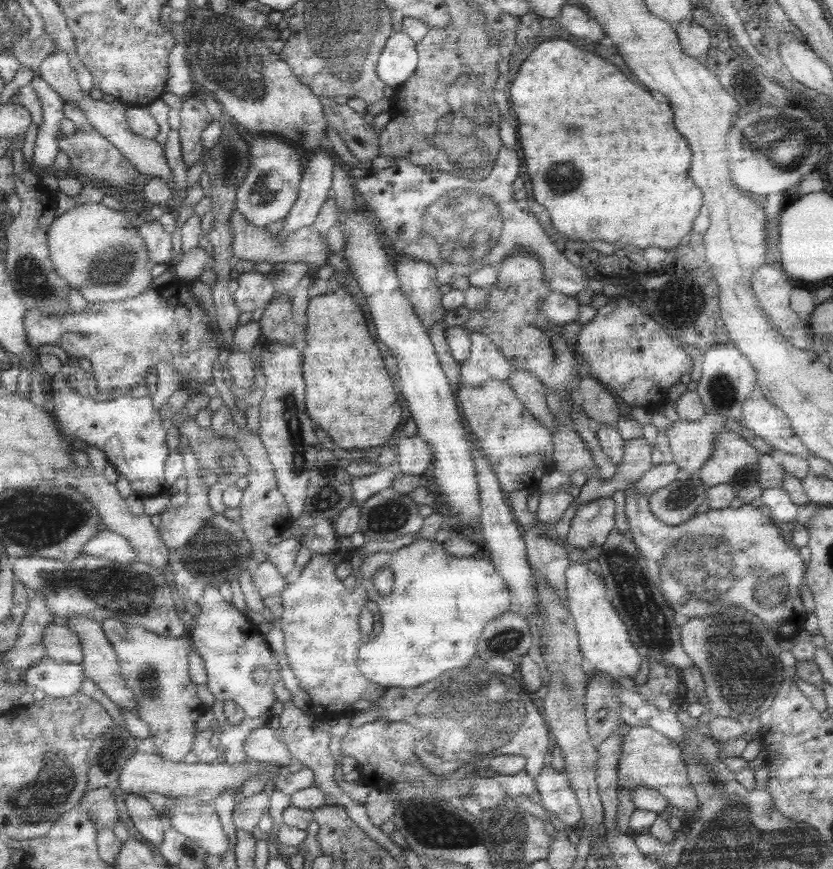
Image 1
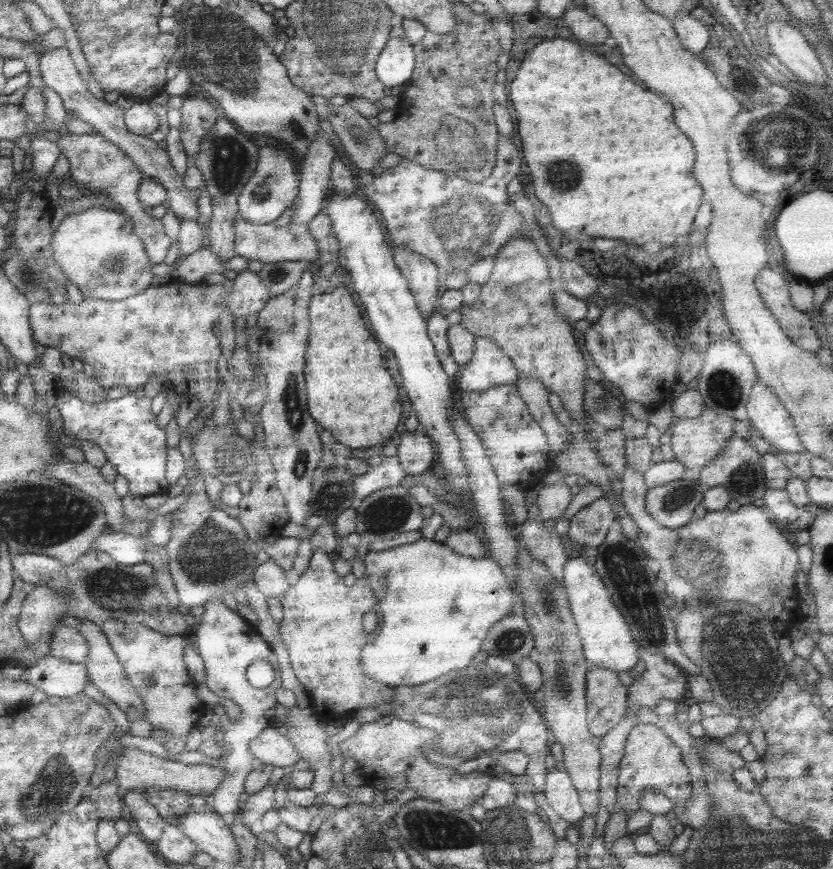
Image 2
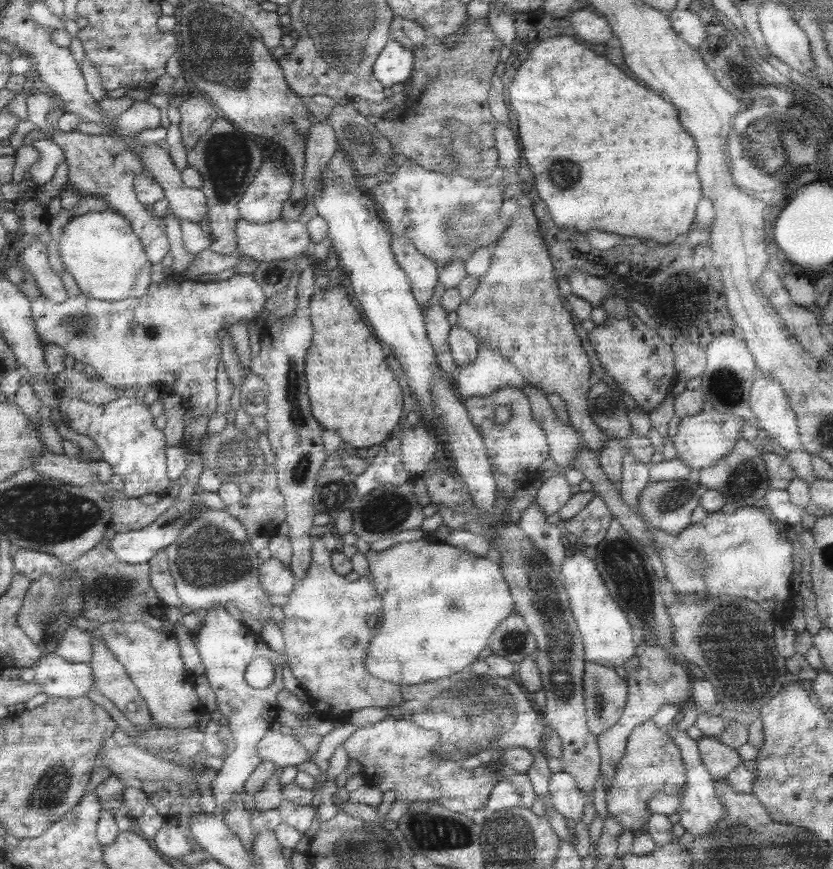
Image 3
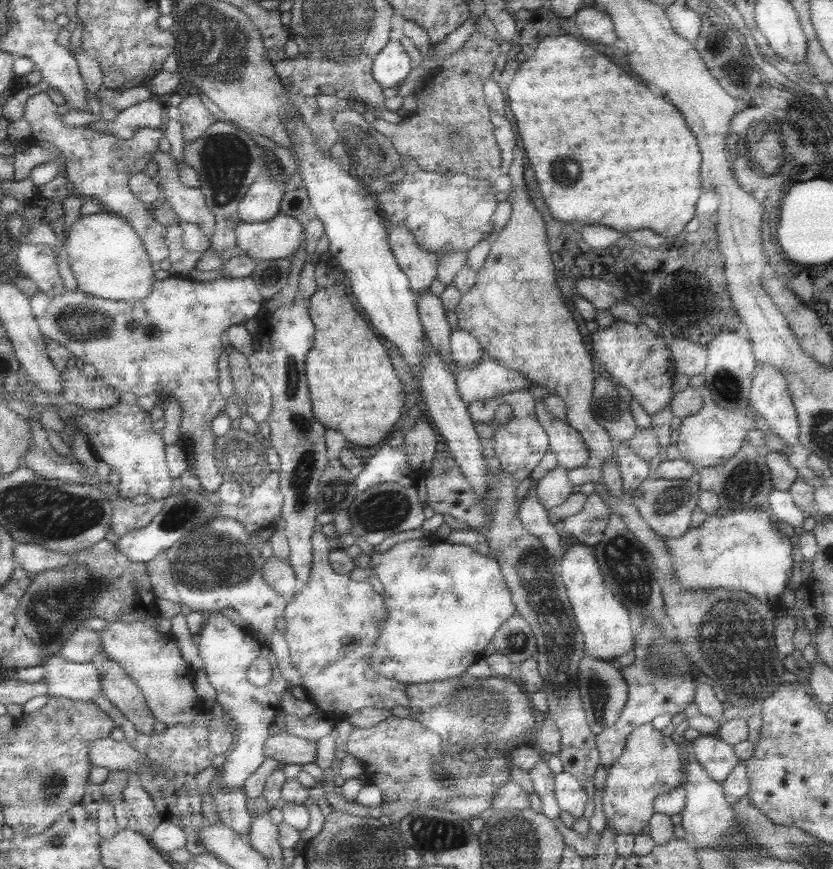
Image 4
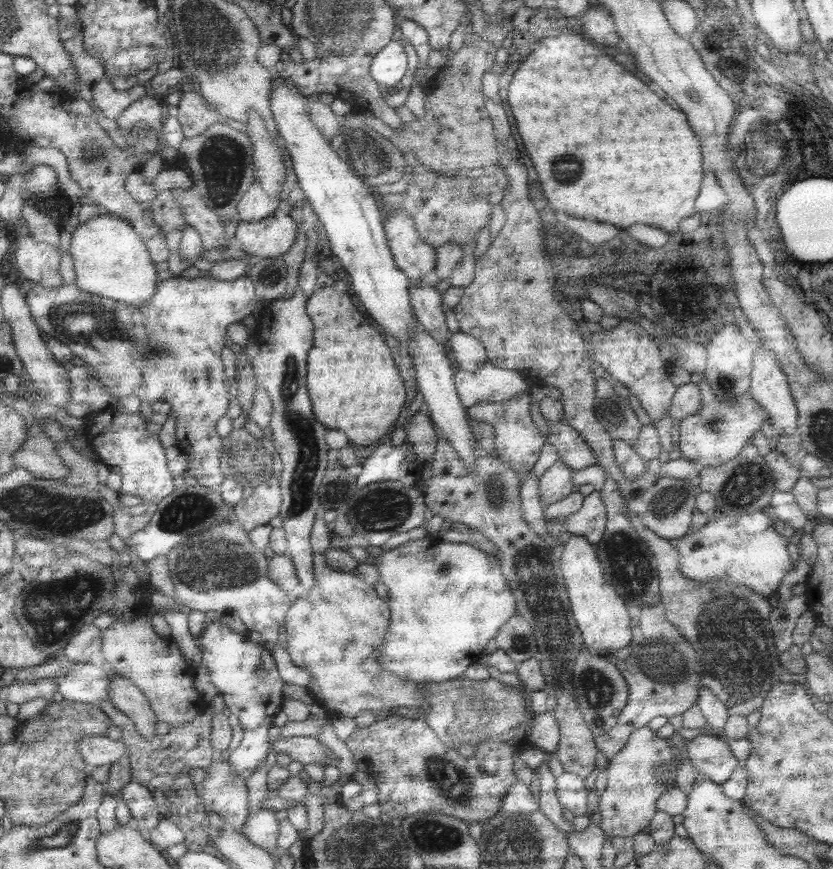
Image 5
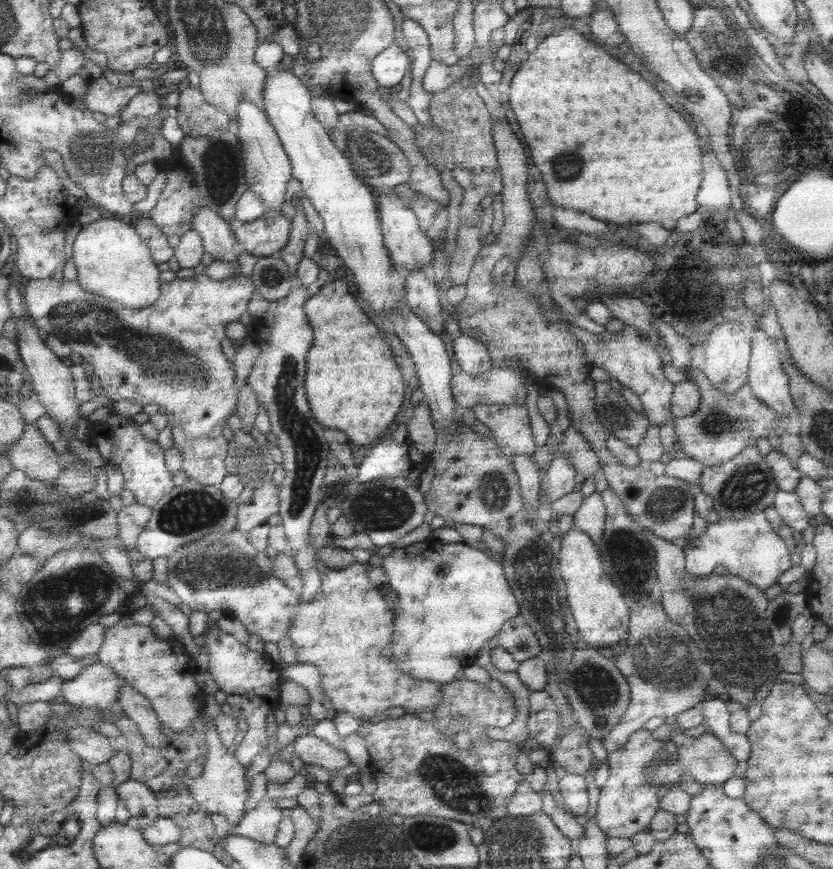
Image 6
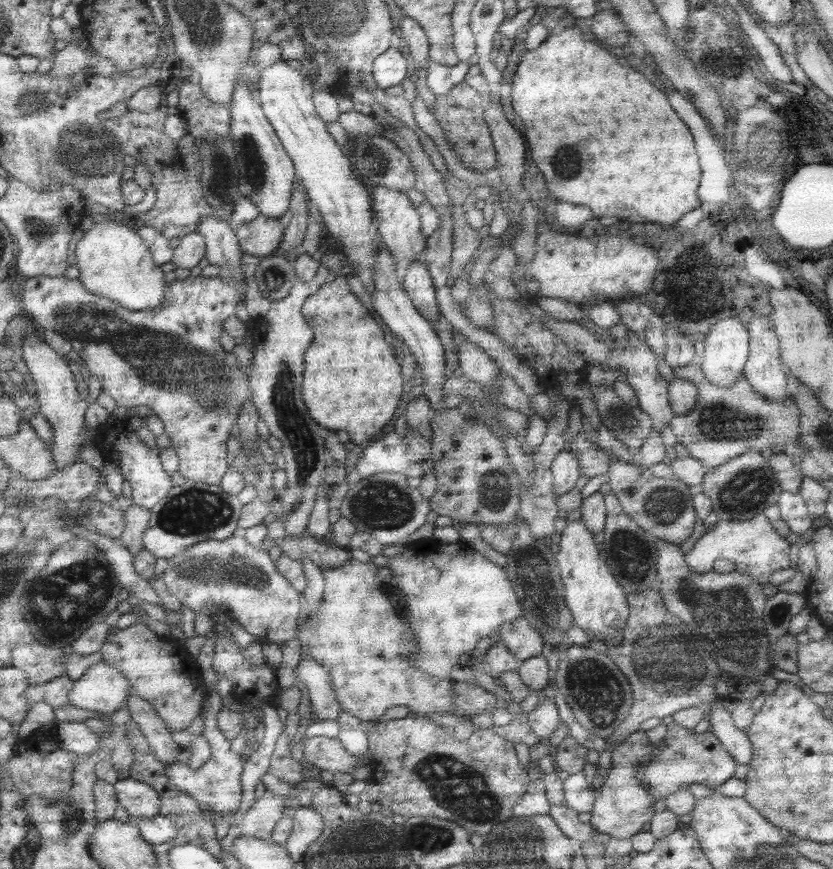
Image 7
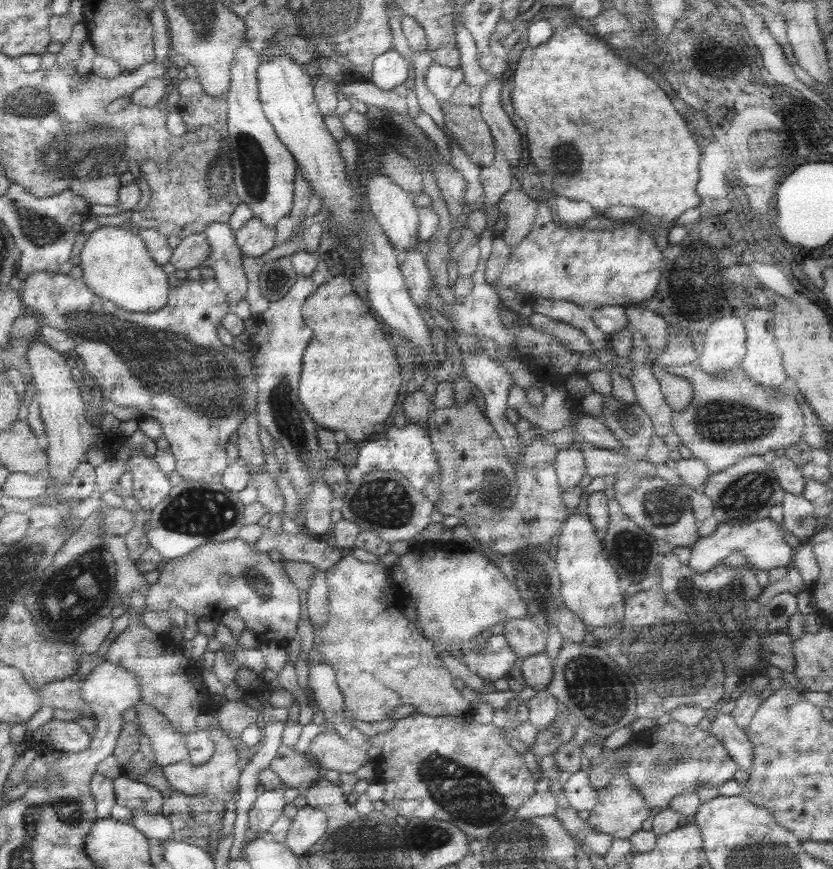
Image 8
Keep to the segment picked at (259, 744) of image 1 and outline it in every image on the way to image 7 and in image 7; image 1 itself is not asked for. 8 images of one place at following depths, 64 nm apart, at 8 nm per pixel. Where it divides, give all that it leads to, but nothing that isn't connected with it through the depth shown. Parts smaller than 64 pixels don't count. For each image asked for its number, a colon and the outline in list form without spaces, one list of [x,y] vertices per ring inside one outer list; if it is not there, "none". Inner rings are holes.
2: [[[265,728],[255,742],[251,742],[249,752],[253,754],[257,764],[265,764],[271,768],[293,768],[301,758],[297,756],[295,748],[289,744],[289,740],[279,734],[275,728]]]
3: [[[267,730],[257,744],[257,756],[261,762],[271,762],[275,768],[299,766],[311,760],[311,754],[301,748],[297,736],[291,732],[271,732]]]
4: [[[275,734],[269,736],[265,744],[265,758],[273,758],[277,764],[313,764],[317,760],[317,742],[295,738],[291,734]]]
5: [[[295,736],[295,738],[287,738],[287,740],[275,740],[273,742],[273,752],[275,754],[287,754],[291,758],[291,762],[299,762],[299,764],[317,764],[321,768],[329,768],[329,766],[339,766],[339,758],[335,754],[331,754],[317,738],[309,738],[309,736]]]
6: [[[299,736],[295,742],[293,742],[293,752],[299,756],[299,760],[307,766],[313,766],[313,768],[323,768],[327,772],[333,772],[333,770],[343,770],[347,768],[351,762],[349,758],[339,750],[339,748],[333,748],[331,744],[315,738],[315,736]]]
7: [[[315,736],[307,738],[303,742],[303,758],[319,768],[321,772],[327,770],[331,774],[351,774],[353,768],[357,768],[359,760],[351,756],[349,752],[343,750],[337,738],[325,738],[325,736]]]

